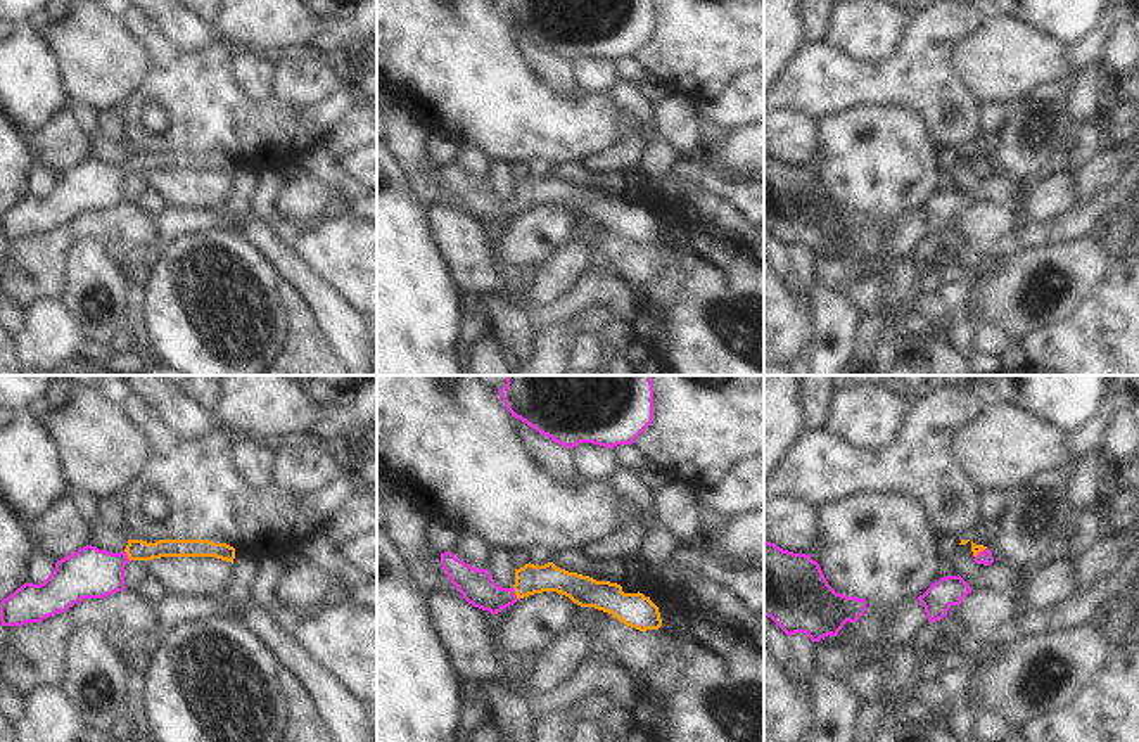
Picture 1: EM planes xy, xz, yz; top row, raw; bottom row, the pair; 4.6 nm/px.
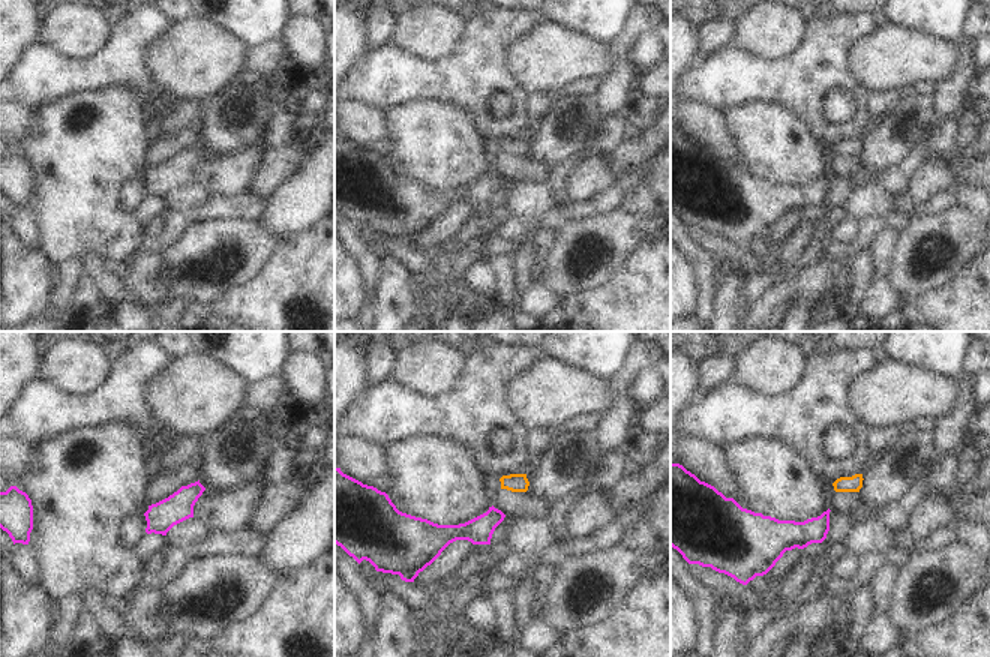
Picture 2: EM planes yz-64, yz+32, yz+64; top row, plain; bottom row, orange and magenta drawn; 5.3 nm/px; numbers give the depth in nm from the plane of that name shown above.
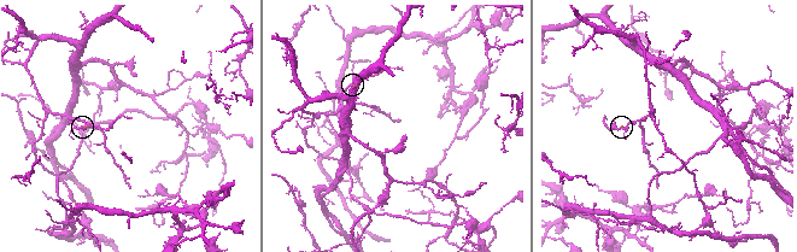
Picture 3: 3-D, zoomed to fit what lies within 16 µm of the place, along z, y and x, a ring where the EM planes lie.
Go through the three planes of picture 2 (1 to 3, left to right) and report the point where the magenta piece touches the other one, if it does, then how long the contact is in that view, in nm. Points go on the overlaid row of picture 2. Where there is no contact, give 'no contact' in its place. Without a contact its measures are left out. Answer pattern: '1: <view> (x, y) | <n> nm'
1: no contact
2: no contact
3: no contact

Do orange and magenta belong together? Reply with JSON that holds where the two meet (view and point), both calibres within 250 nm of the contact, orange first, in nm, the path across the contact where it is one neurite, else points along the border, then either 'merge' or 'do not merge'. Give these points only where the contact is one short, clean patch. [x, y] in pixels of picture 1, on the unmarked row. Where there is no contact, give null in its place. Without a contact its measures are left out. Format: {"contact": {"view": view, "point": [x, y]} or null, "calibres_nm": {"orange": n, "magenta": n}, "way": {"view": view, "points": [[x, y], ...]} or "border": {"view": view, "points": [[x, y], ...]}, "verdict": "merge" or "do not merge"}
{"contact": {"view": "xz", "point": [515, 206]}, "calibres_nm": {"orange": 140, "magenta": 160}, "way": {"view": "xz", "points": [[529, 192], [515, 206], [484, 206], [477, 199]]}, "verdict": "merge"}

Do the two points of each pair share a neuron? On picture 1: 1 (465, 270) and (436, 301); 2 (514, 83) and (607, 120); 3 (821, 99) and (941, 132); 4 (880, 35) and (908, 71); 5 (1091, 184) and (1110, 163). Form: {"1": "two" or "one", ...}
{"1": "two", "2": "one", "3": "one", "4": "two", "5": "one"}

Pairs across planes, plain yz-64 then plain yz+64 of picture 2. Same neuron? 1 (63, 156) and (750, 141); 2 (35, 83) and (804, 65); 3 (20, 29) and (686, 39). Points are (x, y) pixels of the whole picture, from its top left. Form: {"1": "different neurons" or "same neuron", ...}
{"1": "same neuron", "2": "same neuron", "3": "same neuron"}

